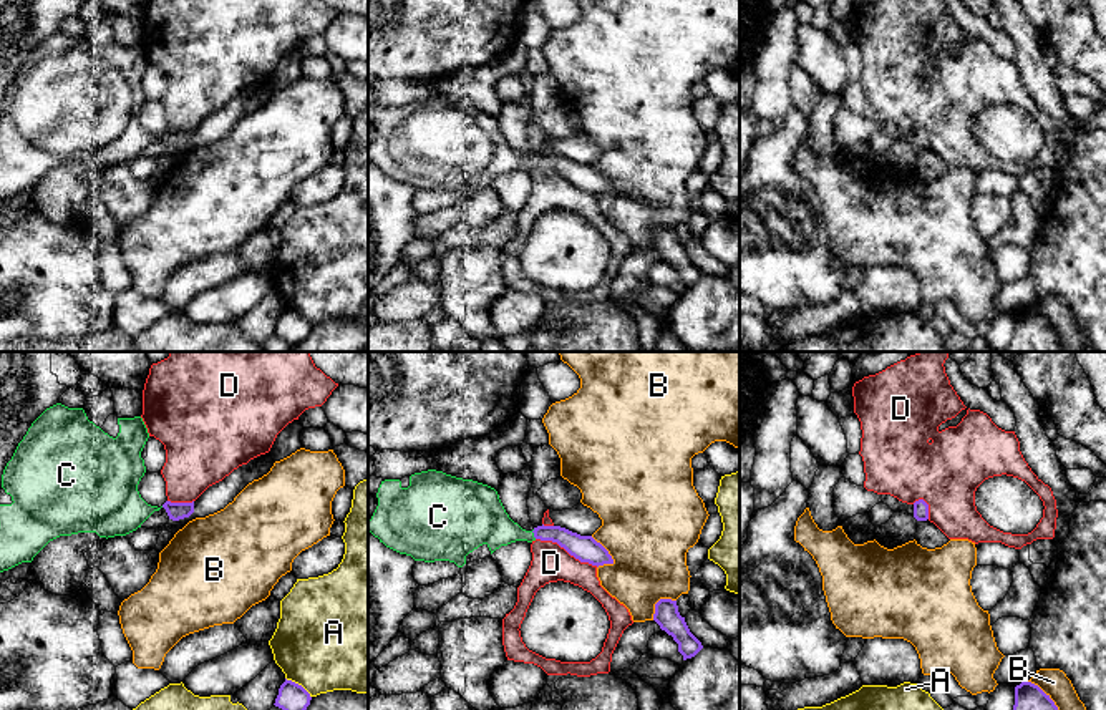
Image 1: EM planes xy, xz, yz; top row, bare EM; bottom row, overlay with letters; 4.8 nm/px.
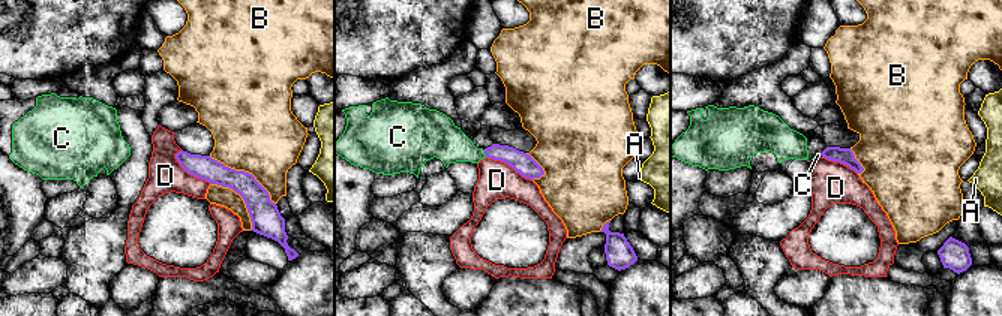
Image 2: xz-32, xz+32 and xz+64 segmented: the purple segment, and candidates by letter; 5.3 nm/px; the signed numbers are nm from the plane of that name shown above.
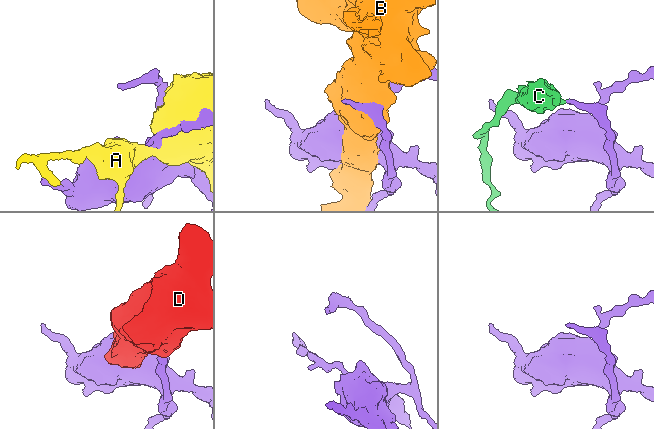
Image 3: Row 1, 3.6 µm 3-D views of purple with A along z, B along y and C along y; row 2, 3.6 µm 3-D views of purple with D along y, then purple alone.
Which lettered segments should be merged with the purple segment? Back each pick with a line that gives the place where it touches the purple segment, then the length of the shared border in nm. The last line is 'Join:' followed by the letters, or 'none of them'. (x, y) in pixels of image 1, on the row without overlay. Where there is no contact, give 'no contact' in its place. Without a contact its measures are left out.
C: contact xz (534, 163); length 50 nm
Join: C

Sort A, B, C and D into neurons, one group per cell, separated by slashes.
A / B / C / D

